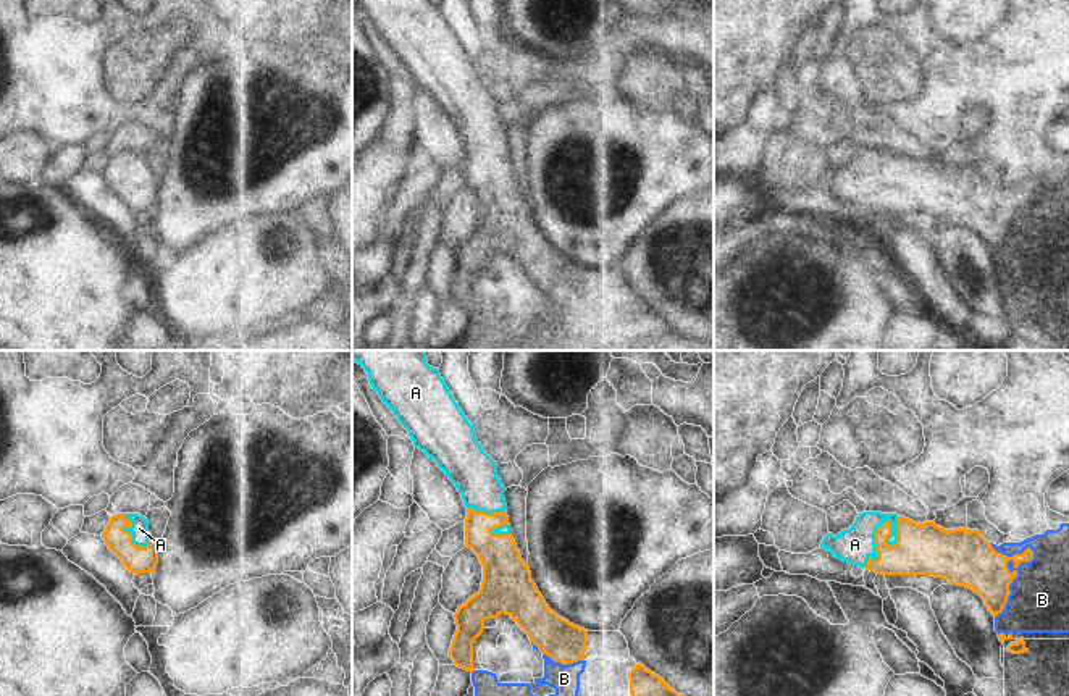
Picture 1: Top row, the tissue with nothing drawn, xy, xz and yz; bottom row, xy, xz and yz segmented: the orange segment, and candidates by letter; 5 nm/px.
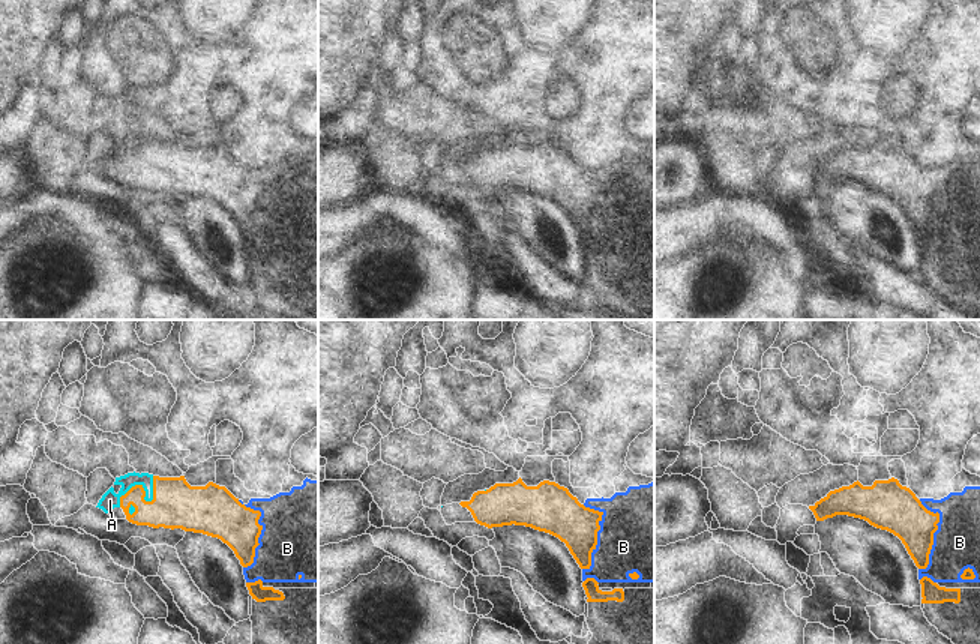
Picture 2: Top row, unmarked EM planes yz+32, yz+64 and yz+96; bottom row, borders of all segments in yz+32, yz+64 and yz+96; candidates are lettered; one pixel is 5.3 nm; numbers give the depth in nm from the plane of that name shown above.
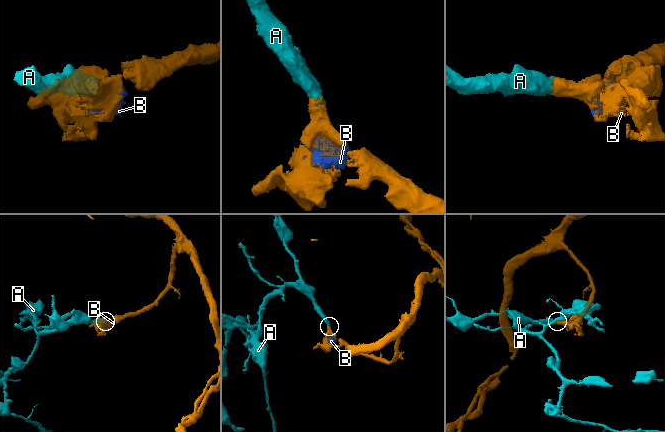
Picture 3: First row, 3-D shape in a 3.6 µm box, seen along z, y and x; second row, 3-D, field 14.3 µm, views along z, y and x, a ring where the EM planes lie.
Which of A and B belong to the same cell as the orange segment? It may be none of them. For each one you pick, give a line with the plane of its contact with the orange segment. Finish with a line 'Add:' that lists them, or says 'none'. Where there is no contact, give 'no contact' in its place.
A: meets orange in yz
B: meets orange in yz
Add: A, B

